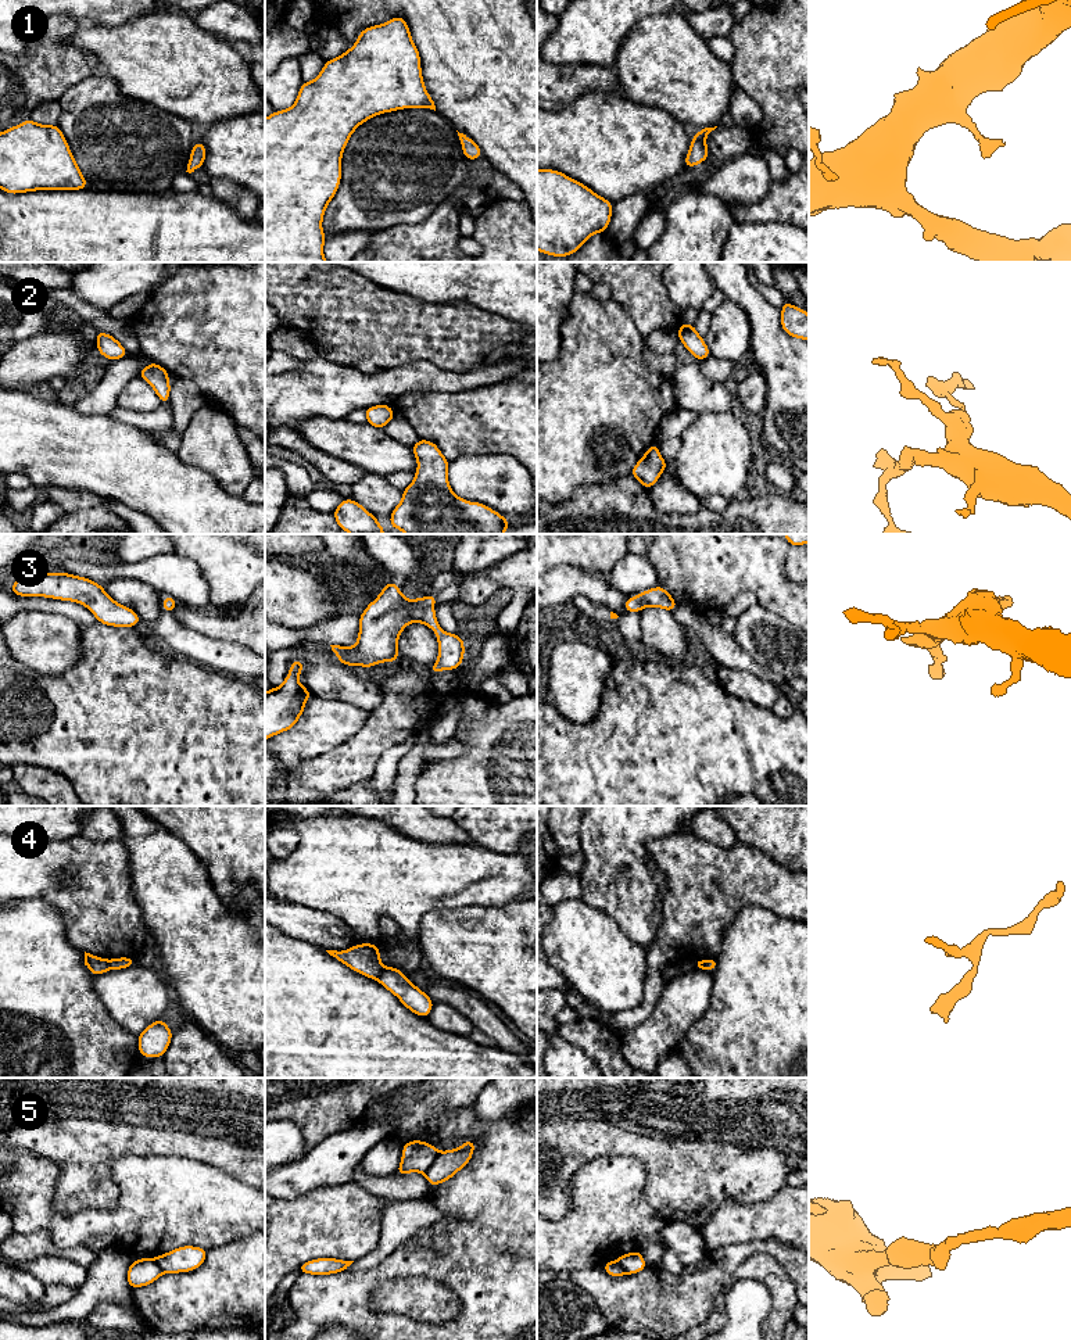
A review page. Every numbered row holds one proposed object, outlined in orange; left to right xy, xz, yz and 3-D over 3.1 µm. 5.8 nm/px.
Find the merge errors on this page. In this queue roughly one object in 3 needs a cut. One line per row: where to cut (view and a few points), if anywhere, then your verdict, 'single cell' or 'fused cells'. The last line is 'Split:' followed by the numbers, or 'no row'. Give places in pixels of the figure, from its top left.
1: cut none; single cell
2: cut none; single cell
3: cut none; single cell
4: cut xz (384, 967), (376, 978); fused cells
5: cut xz (439, 1153), (425, 1174); fused cells
Split: 4, 5

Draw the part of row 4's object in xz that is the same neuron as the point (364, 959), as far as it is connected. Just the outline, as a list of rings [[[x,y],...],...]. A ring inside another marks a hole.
[[[359,943],[343,952],[326,952],[352,971],[370,979],[377,979],[384,968],[380,961],[380,950],[375,943]]]

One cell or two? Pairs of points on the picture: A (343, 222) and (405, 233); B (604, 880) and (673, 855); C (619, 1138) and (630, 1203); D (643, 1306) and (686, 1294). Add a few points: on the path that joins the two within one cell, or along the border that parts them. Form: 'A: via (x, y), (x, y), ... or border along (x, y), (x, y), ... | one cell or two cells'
A: border along (415, 222), (396, 224), (372, 233) | two cells
B: border along (672, 834), (647, 844), (666, 892) | two cells
C: border along (590, 1161), (633, 1156), (648, 1177) | two cells
D: via (654, 1304), (674, 1303) | one cell

